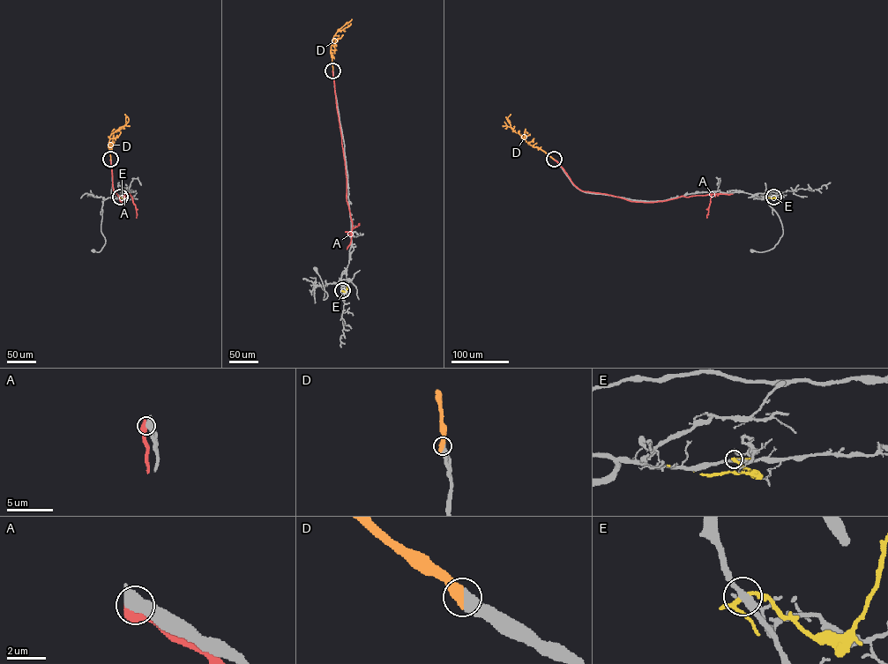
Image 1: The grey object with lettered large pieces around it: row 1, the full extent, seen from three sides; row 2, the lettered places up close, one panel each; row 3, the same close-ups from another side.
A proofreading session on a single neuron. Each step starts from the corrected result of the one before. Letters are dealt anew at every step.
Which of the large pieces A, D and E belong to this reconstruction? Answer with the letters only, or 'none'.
D

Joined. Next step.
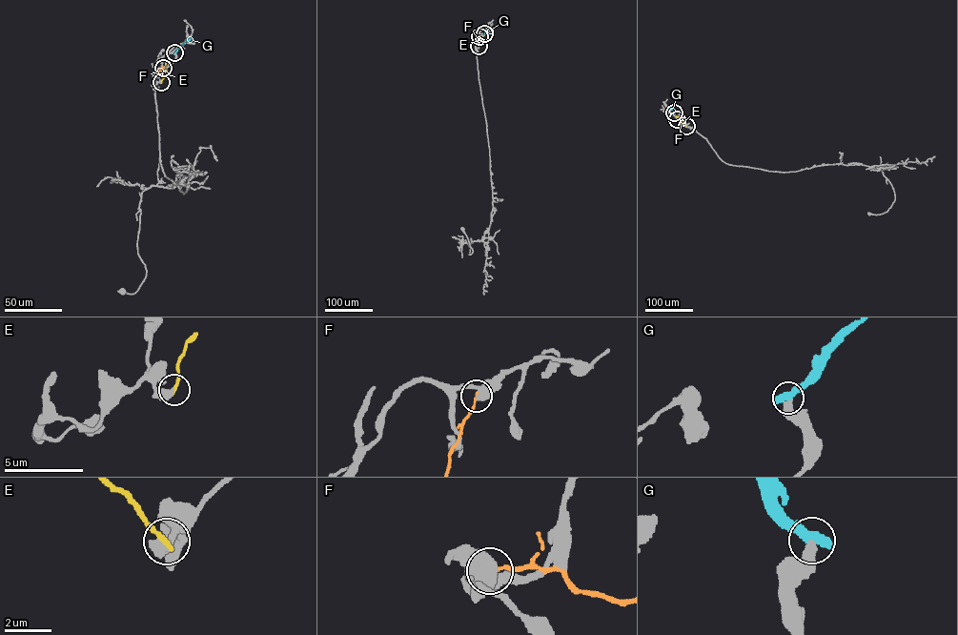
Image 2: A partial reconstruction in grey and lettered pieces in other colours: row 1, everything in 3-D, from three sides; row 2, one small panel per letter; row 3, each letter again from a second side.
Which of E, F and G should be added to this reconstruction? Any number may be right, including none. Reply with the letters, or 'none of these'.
none of these

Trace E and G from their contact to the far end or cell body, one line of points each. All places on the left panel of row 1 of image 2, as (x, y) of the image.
E: (161, 82), (169, 59)
G: (174, 52), (191, 38)

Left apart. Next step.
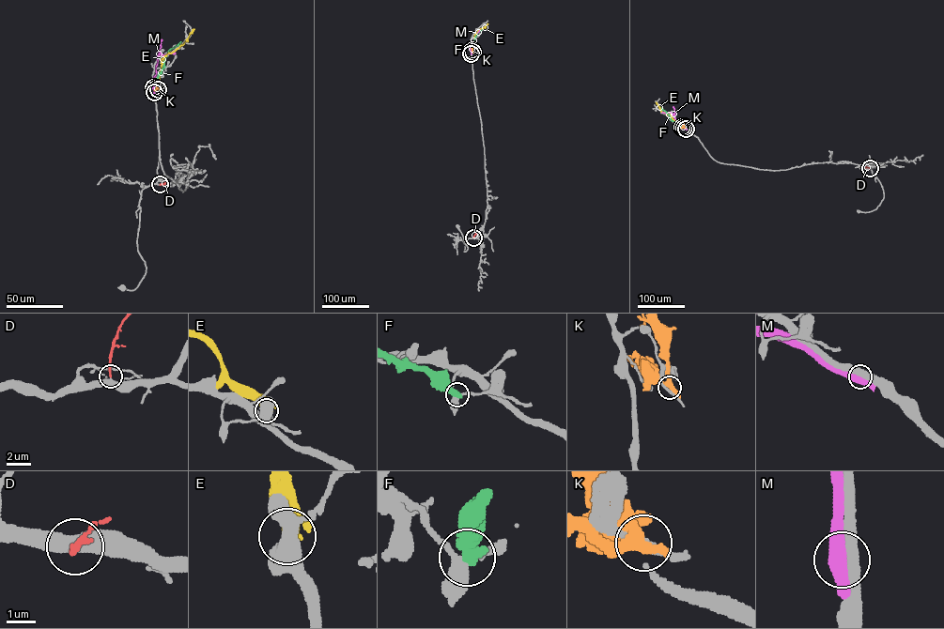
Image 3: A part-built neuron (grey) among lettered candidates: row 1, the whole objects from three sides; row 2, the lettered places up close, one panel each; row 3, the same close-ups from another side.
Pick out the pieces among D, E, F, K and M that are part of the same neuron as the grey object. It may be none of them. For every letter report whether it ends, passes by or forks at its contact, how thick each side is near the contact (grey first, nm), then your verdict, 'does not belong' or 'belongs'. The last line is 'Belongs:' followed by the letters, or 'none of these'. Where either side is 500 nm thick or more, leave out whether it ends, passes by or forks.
D: it ends | 460/160 nm | belongs
E: 700/440 nm | does not belong
F: 300/550 nm | does not belong
K: it passes by | 200/420 nm | does not belong
M: 460/550 nm | does not belong
Belongs: D

